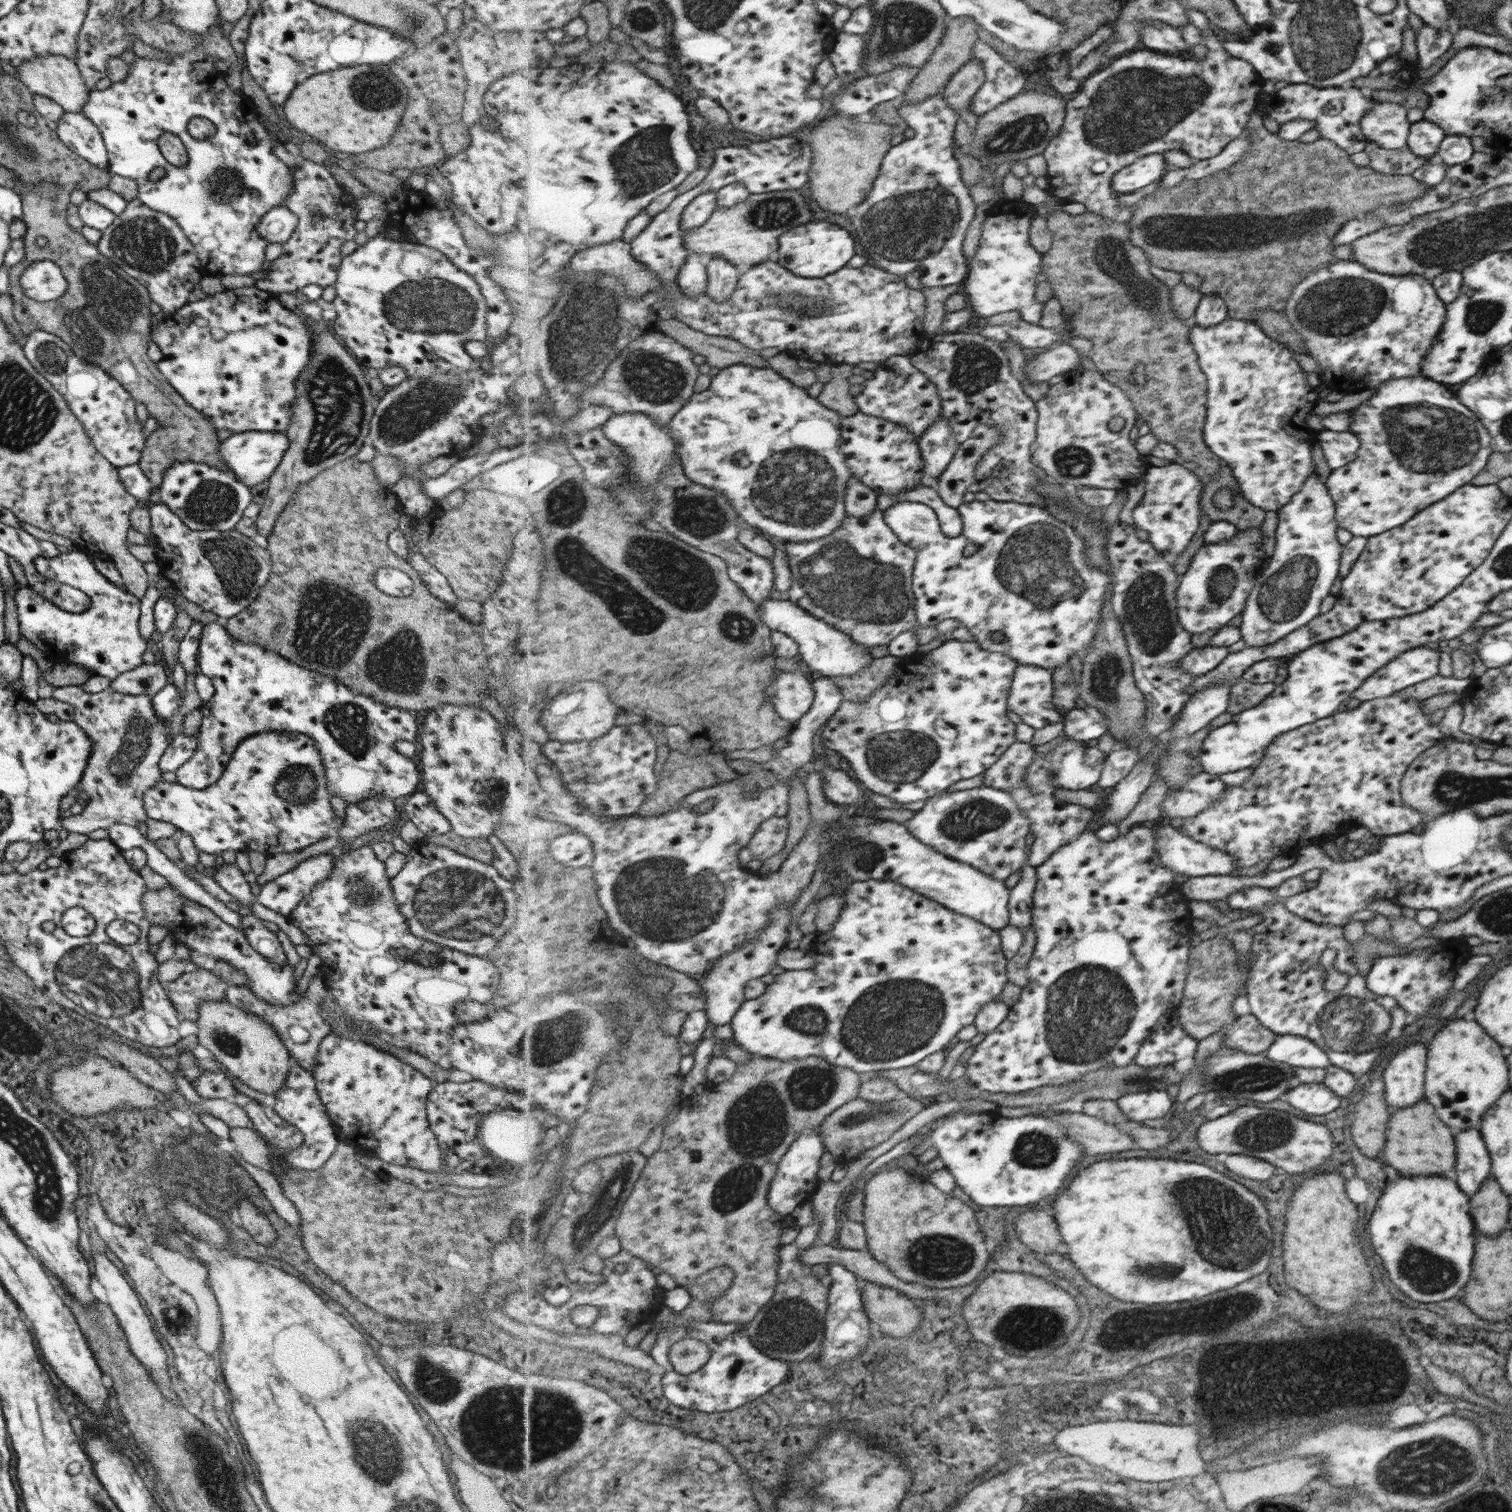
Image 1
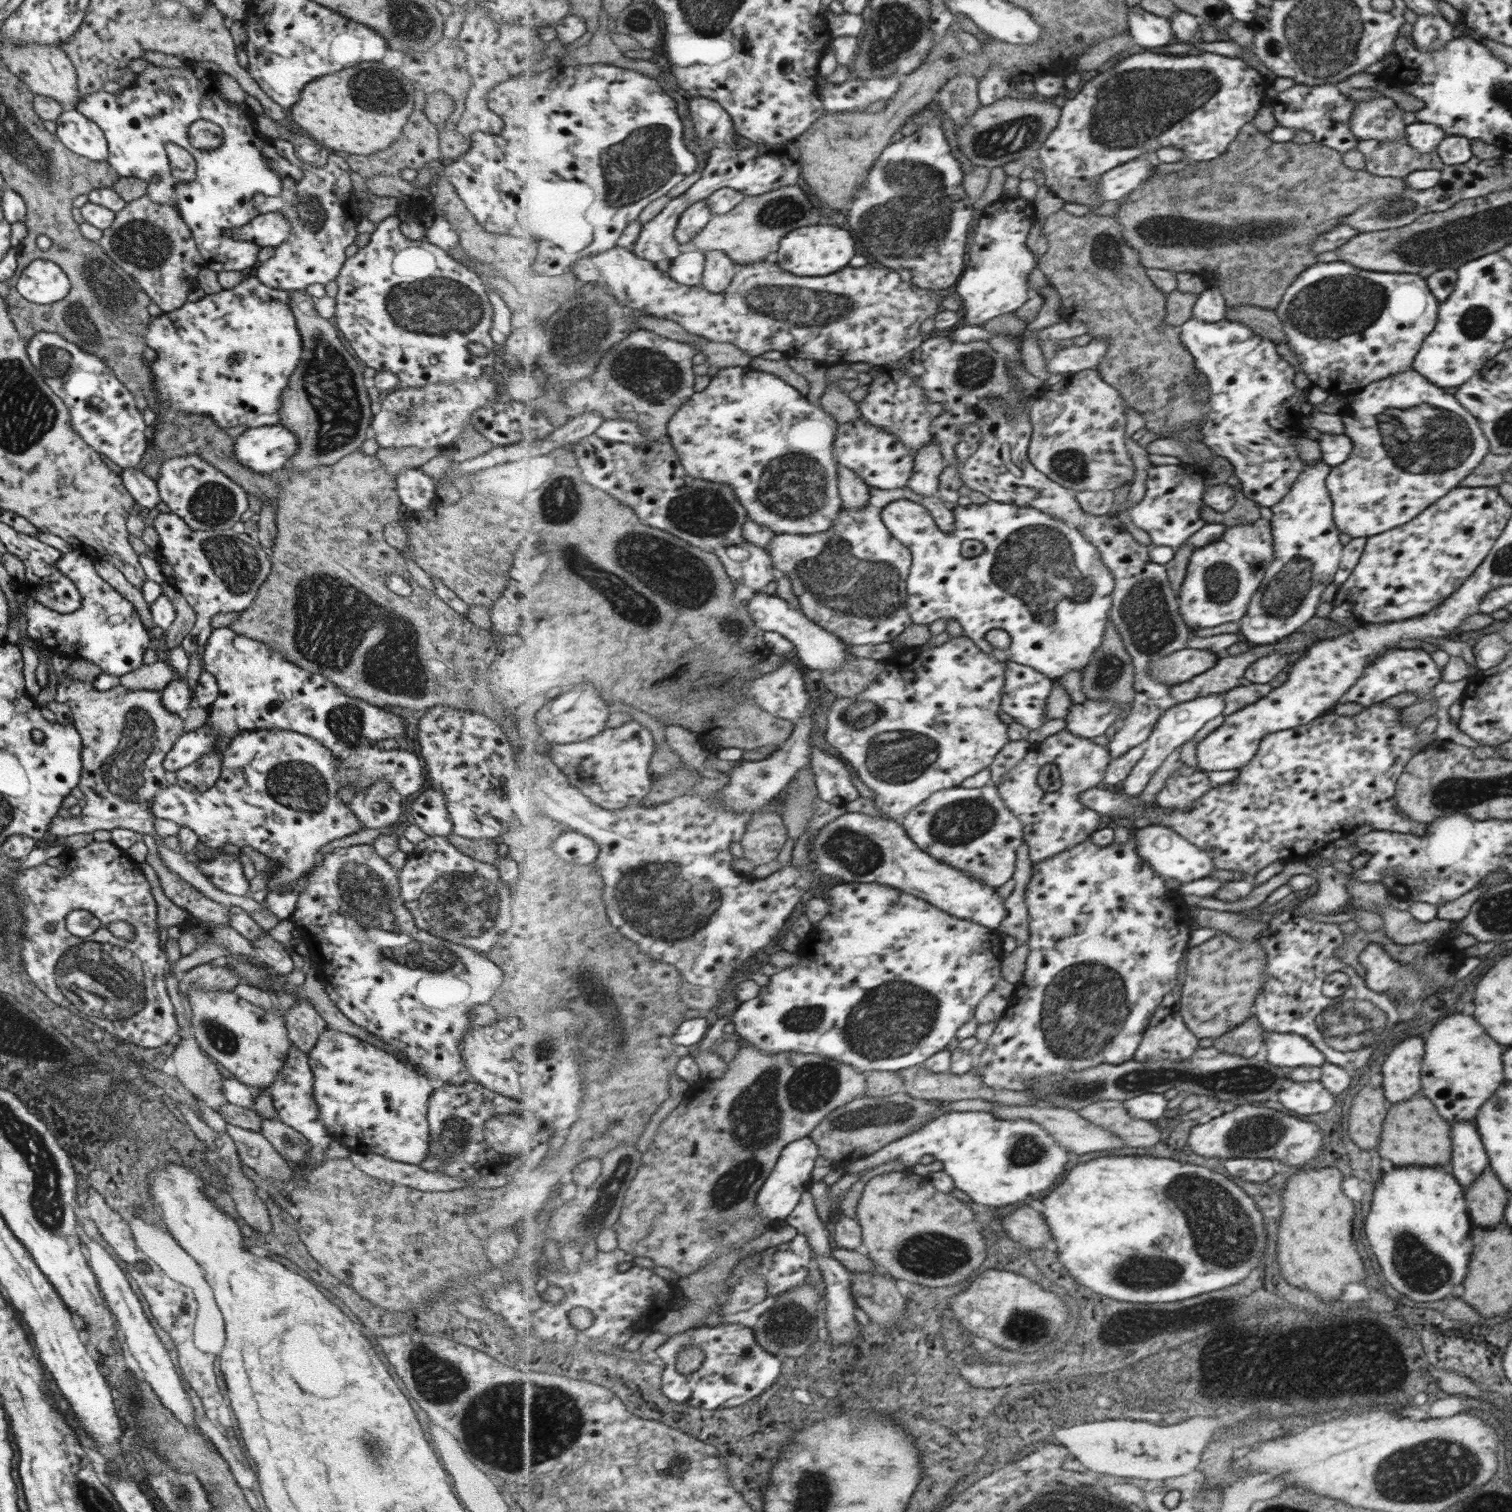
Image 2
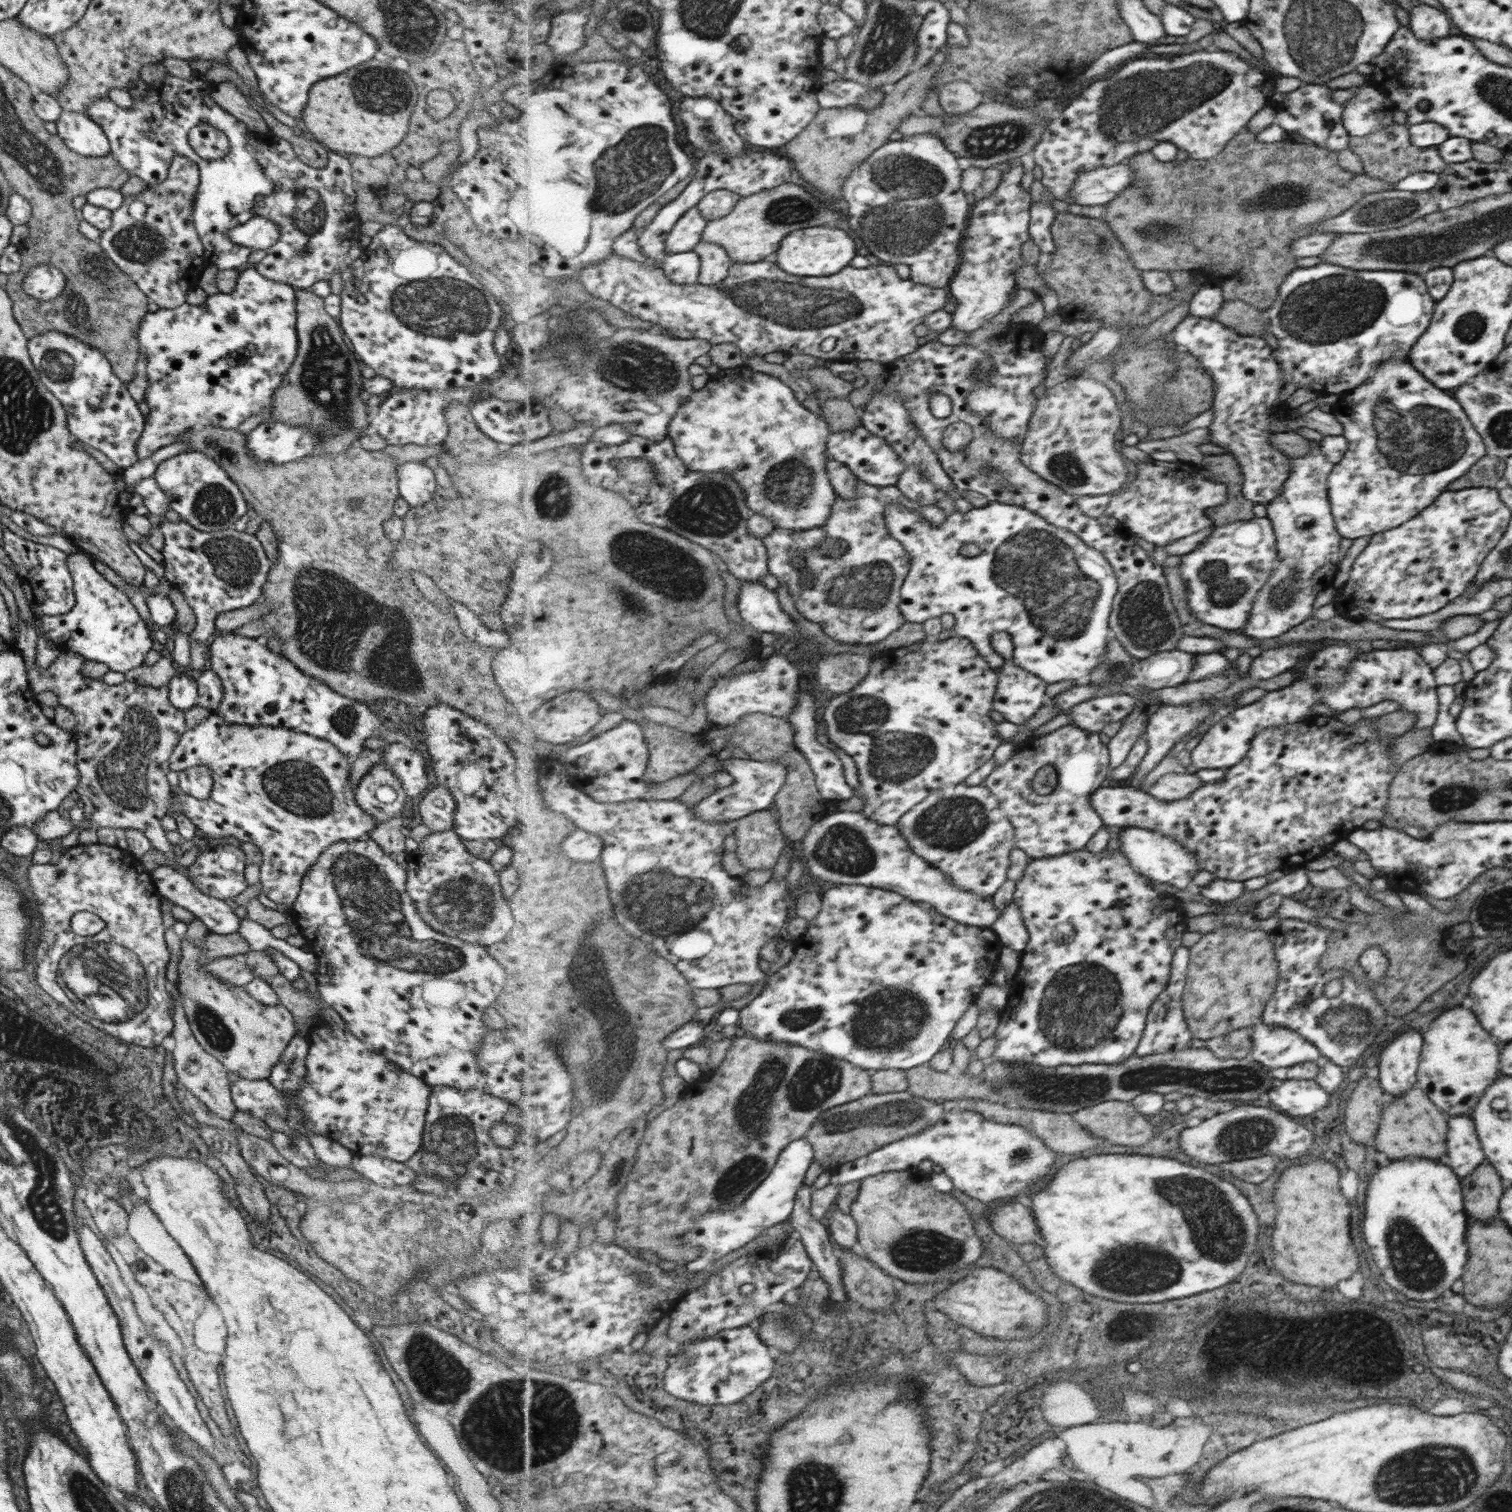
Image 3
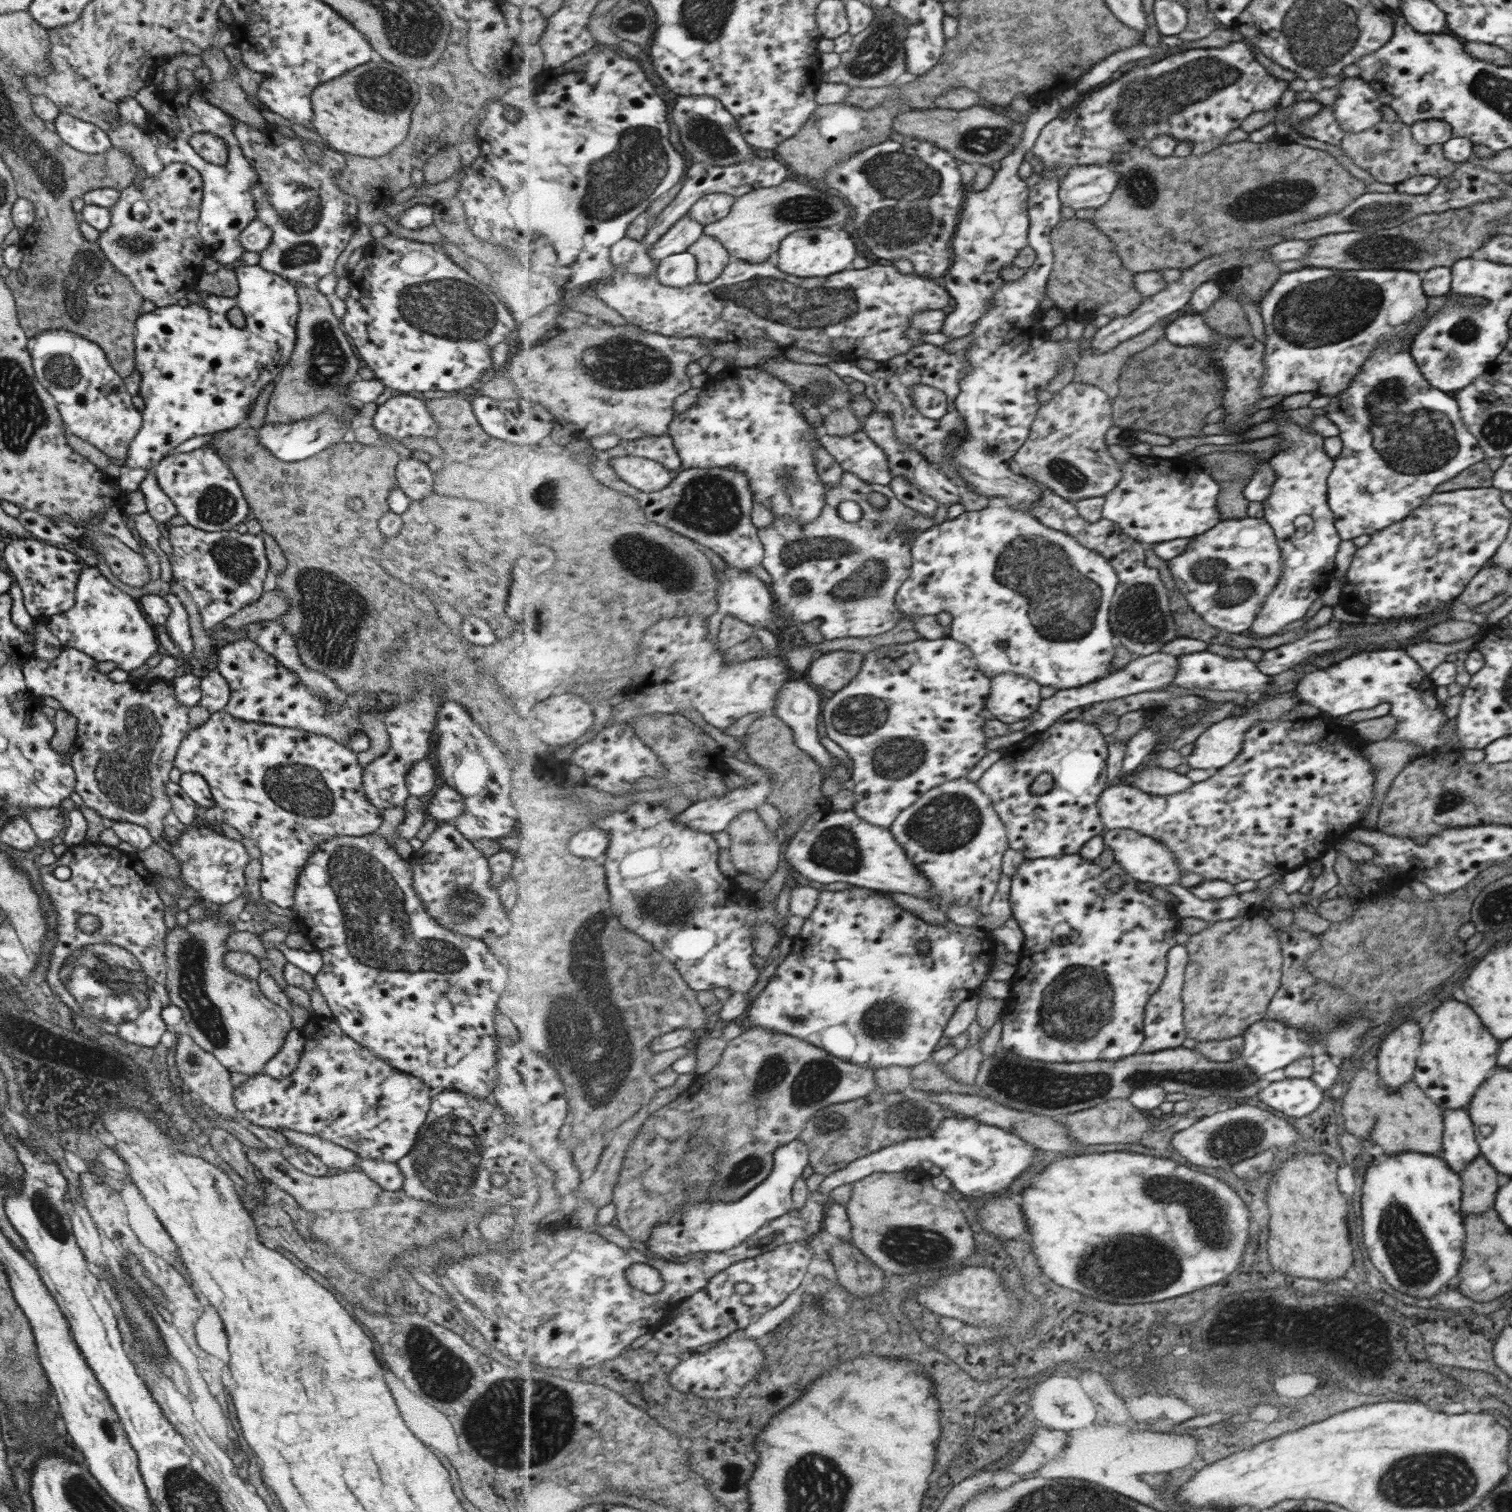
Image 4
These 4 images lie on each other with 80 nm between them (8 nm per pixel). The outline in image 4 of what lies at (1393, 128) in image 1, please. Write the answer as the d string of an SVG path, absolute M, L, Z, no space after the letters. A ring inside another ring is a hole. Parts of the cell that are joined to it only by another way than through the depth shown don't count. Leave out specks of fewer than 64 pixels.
M1345 77L1337 85L1337 97L1332 103L1333 118L1345 133L1356 133L1368 129L1381 121L1377 94L1357 77Z

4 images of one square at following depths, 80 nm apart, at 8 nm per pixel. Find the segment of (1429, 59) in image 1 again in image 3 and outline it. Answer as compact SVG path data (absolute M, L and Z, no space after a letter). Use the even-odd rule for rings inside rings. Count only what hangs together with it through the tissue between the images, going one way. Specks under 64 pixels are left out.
M1415 3L1408 14L1411 32L1419 40L1439 40L1449 36L1450 20L1442 11L1424 3Z

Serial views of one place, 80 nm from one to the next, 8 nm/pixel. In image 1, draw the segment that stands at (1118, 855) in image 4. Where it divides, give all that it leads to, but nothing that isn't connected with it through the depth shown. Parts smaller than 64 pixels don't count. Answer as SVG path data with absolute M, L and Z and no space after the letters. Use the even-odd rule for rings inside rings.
M1170 824L1154 829L1156 834L1156 850L1161 863L1173 873L1186 875L1187 877L1199 876L1229 876L1237 869L1237 861L1227 854L1225 850L1217 850L1202 842L1195 842L1179 830L1176 824Z

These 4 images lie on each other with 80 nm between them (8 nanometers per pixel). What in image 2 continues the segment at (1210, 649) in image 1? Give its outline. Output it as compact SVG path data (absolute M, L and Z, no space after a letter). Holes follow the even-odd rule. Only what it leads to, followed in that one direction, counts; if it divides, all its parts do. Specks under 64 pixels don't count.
M1197 648L1183 649L1155 661L1155 664L1151 666L1151 675L1158 678L1159 682L1181 684L1191 677L1205 673L1215 666L1217 659L1225 656L1225 650L1213 652Z

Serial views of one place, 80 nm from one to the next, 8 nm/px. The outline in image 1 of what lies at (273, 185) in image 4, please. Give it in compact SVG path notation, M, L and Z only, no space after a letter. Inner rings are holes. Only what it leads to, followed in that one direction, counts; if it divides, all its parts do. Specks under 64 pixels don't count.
M277 141L270 150L283 164L290 168L293 177L293 188L278 204L296 216L296 227L285 242L280 243L281 254L265 264L264 273L260 279L255 279L254 285L259 290L270 293L299 291L308 284L320 287L334 284L336 270L341 262L339 248L343 242L352 240L356 233L353 229L356 212L349 204L351 212L345 212L341 204L341 196L345 194L337 180L323 165L309 161L299 153L298 145Z

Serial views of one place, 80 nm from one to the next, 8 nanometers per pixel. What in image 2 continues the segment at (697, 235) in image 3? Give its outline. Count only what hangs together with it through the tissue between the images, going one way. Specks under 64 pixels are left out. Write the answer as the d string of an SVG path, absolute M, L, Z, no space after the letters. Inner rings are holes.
M705 199L690 206L681 216L675 231L675 238L686 249L692 240L710 223L713 218L711 207Z

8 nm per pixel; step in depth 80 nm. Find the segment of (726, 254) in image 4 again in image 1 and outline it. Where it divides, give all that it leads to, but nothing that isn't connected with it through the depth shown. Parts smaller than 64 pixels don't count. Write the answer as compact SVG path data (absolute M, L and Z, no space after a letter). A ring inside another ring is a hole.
M709 258L708 287L706 292L716 301L725 302L737 288L740 276L739 270L726 258Z

